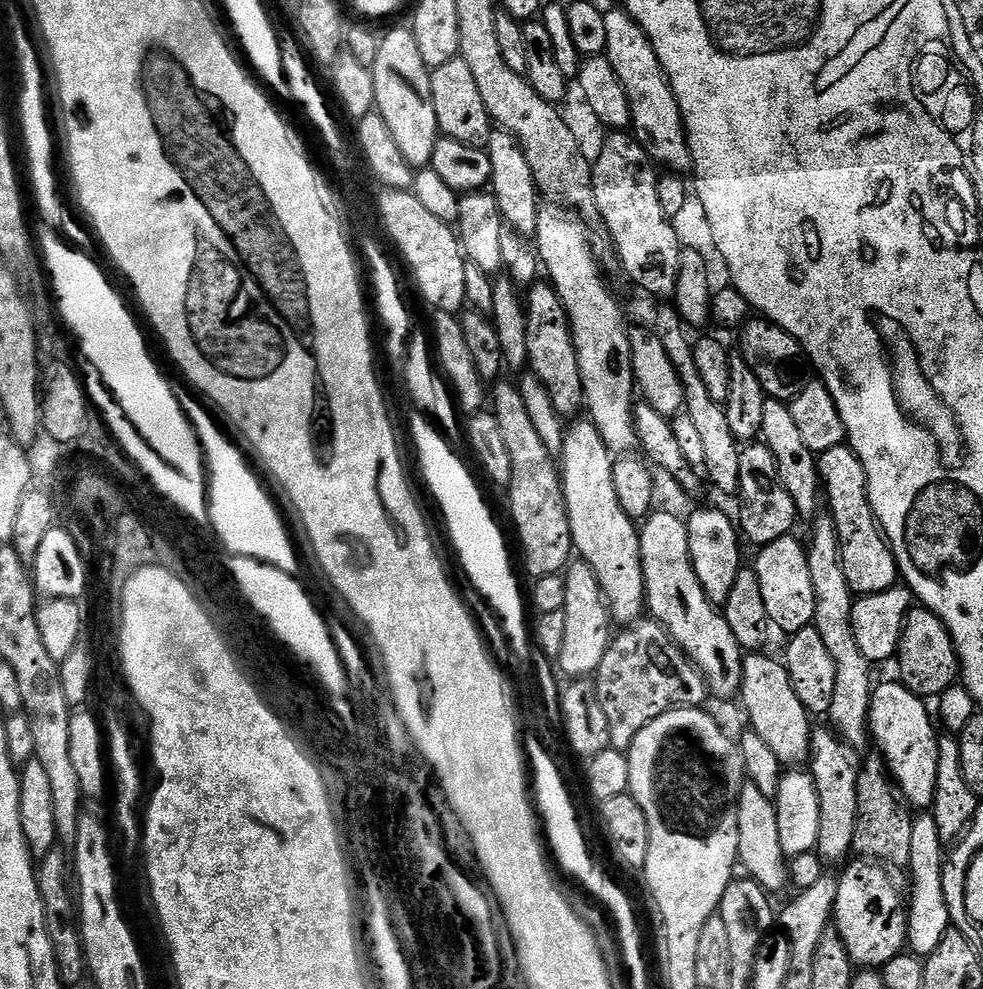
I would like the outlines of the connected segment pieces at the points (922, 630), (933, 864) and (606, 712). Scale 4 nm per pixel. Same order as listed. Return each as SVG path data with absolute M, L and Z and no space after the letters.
M913 606L904 619L900 644L896 647L894 664L900 667L899 683L903 684L921 698L938 698L942 690L957 683L960 671L960 657L952 642L952 636L946 630L944 621L926 606Z
M930 812L919 813L912 821L913 837L910 838L910 862L908 863L908 874L912 878L911 892L908 898L908 943L909 951L918 957L927 958L928 955L937 949L938 943L951 928L948 906L944 900L944 890L942 886L942 869L944 863L944 845L938 838L937 823Z
M651 618L641 619L639 622L631 625L631 627L629 627L627 630L624 630L624 633L622 633L621 636L619 633L619 635L617 635L615 637L615 639L613 639L612 643L608 645L608 649L606 650L606 658L602 658L602 666L598 666L598 670L594 674L594 683L596 685L596 693L598 694L598 703L600 703L602 705L602 715L604 715L604 717L606 717L606 730L608 731L608 746L610 748L613 748L614 750L618 750L619 752L622 752L622 753L627 753L628 747L630 747L632 745L632 743L634 742L634 738L638 738L638 734L640 733L640 731L642 731L643 728L645 728L646 726L650 726L650 722L654 722L654 718L658 718L662 714L666 714L667 712L669 712L670 710L674 710L675 708L698 708L698 707L701 707L701 705L703 705L705 703L703 700L706 698L709 699L709 696L710 696L710 693L708 691L708 683L706 681L704 681L704 679L702 678L702 674L697 670L697 668L694 667L694 665L692 664L692 661L688 659L687 654L684 651L682 651L681 648L675 644L675 642L673 642L670 639L666 629L664 627L662 627L661 625L657 624L656 621Z

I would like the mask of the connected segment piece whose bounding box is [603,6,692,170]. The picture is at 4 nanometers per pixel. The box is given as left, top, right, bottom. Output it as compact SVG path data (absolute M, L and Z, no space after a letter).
M619 6L607 9L603 15L606 30L603 55L607 56L626 96L628 110L632 115L630 121L632 139L640 145L645 157L657 165L665 164L664 168L668 170L680 170L678 168L684 167L687 169L692 163L692 155L688 149L688 138L680 117L680 107L668 84L668 77L660 69L660 63L651 42L648 41L648 36Z

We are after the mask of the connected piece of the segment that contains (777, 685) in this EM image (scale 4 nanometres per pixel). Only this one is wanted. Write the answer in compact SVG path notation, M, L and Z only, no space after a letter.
M748 654L744 658L744 669L742 670L742 686L740 687L739 699L744 699L744 712L748 715L751 731L758 734L758 738L762 738L762 742L766 742L766 746L770 746L770 750L774 750L774 754L778 754L781 765L784 766L800 766L800 764L809 759L808 751L810 750L810 738L812 737L813 721L810 719L807 710L802 706L802 702L798 702L798 694L794 694L794 686L790 686L790 674L784 668L783 663L779 659L771 660L768 656L760 656L764 654Z

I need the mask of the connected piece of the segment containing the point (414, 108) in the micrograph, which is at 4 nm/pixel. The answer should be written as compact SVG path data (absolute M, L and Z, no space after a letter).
M407 27L396 28L382 36L370 71L375 111L379 112L390 128L402 158L414 170L429 167L440 136L440 127L431 103L425 96L430 86L430 70L422 62L422 54L418 54L418 42Z

